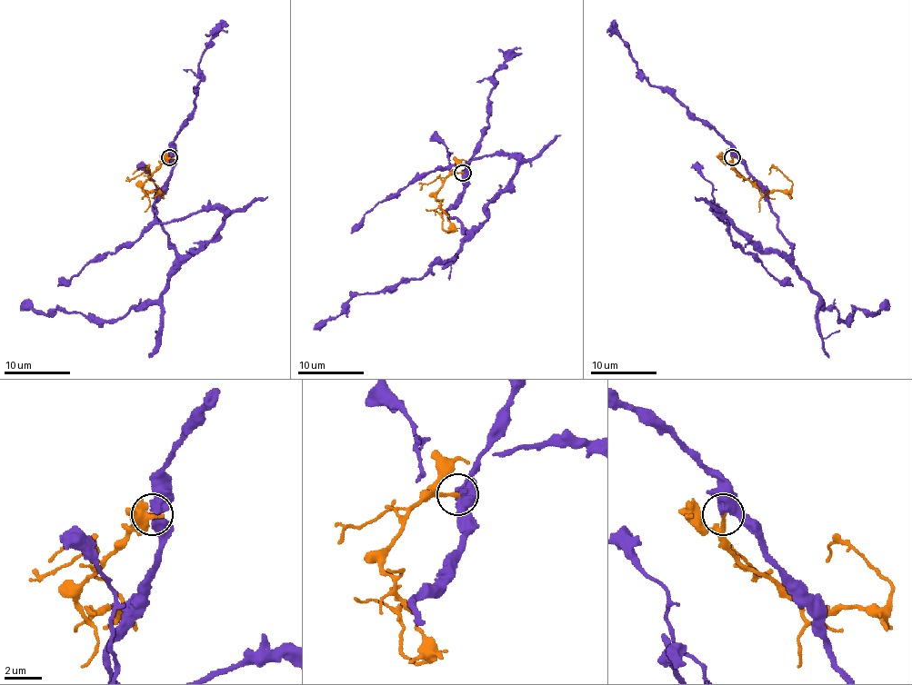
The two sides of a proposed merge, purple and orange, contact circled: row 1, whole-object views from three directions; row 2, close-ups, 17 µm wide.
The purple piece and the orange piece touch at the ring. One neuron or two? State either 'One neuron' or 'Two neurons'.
Two neurons

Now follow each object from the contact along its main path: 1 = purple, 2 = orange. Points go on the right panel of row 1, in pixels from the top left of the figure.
1: (733, 158), (771, 204), (789, 254), (763, 251), (721, 213), (715, 213), (746, 253), (776, 279), (792, 285)
2: (733, 158), (733, 168), (763, 194), (791, 188), (792, 183), (779, 169), (769, 169), (769, 174)

